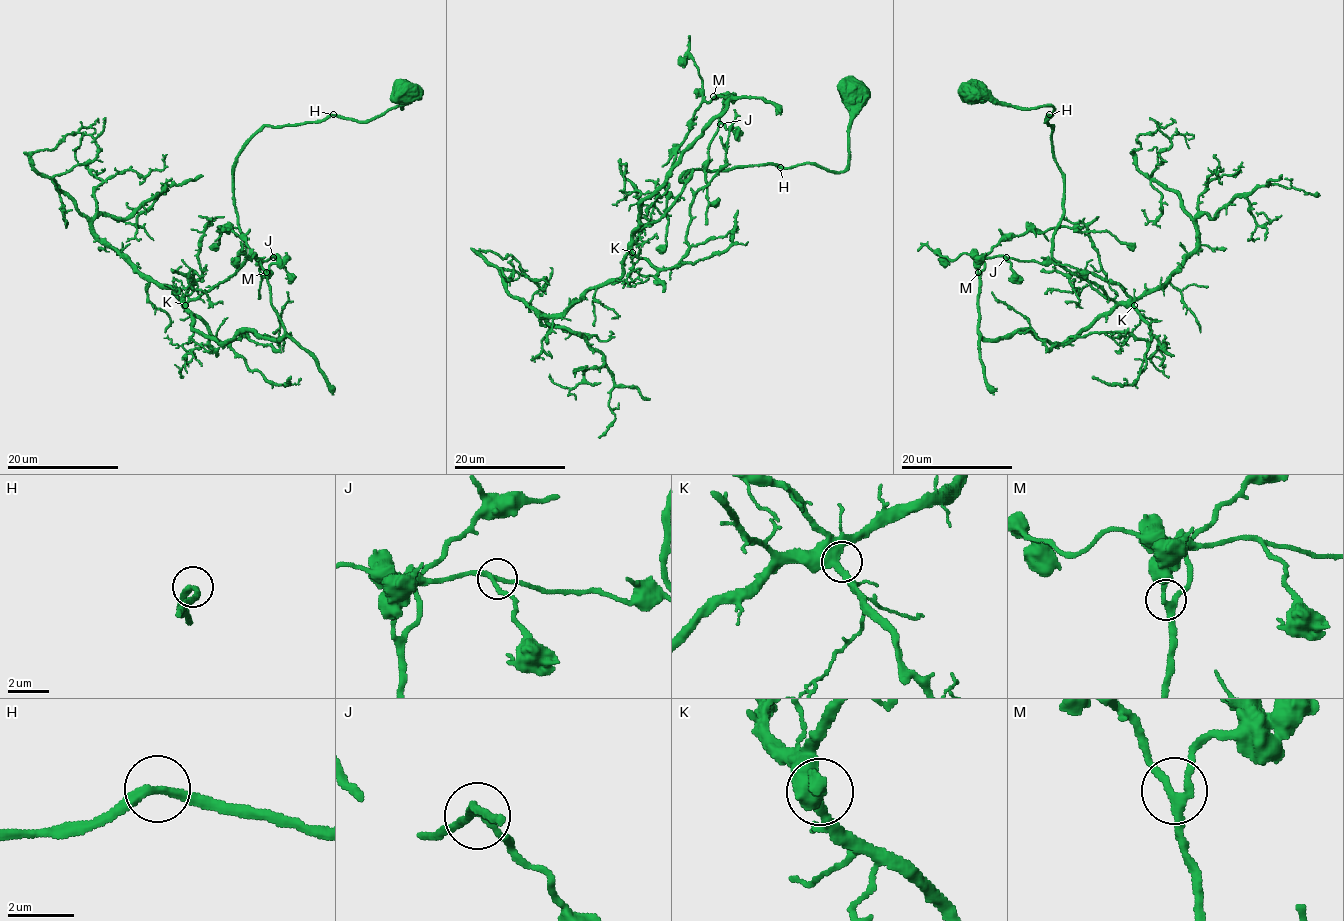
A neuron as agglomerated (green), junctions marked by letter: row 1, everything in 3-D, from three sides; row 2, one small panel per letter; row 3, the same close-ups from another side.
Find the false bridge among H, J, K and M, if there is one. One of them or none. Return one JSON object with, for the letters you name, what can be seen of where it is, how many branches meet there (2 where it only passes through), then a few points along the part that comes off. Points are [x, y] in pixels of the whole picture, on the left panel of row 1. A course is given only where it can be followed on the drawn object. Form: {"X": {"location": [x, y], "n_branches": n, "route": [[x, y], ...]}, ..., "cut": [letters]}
{"cut": []}

